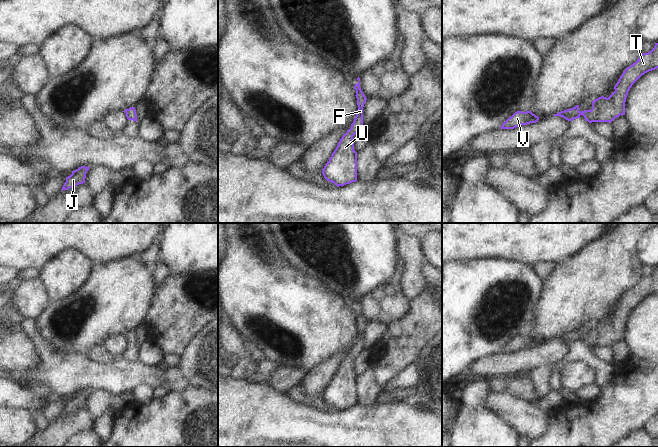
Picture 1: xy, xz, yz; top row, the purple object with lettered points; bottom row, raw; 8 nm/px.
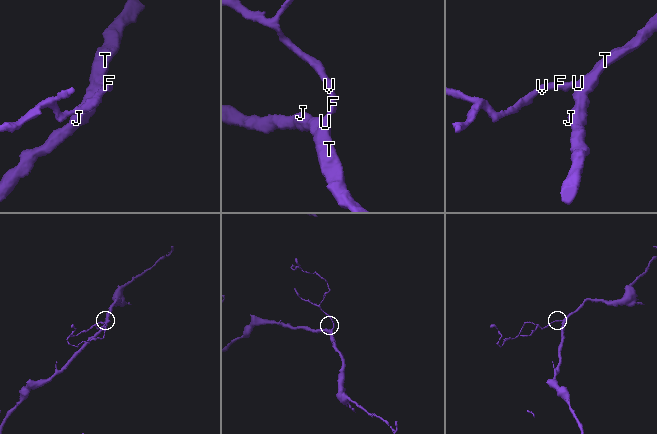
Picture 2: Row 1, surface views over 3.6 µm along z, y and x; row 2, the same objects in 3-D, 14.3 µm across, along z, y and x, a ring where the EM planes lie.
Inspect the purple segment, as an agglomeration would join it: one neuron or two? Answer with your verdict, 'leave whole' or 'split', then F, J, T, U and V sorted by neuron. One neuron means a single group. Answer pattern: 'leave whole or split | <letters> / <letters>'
leave whole | F J T U V

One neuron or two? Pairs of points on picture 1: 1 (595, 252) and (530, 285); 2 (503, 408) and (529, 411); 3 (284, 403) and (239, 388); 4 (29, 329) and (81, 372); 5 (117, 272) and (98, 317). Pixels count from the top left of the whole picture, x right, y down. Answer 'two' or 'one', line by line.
1: two
2: one
3: one
4: one
5: one

